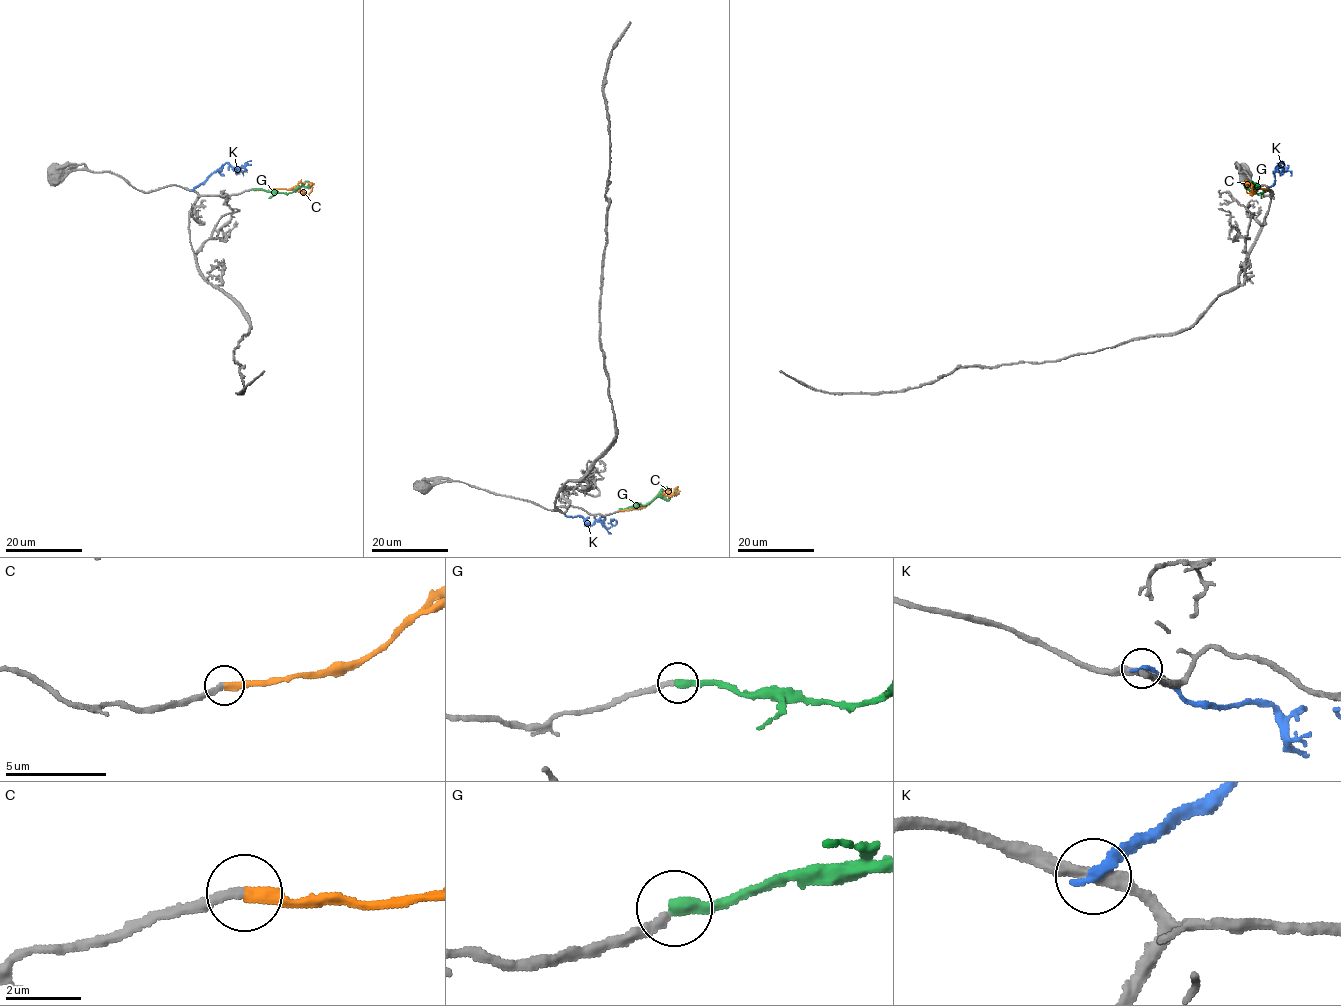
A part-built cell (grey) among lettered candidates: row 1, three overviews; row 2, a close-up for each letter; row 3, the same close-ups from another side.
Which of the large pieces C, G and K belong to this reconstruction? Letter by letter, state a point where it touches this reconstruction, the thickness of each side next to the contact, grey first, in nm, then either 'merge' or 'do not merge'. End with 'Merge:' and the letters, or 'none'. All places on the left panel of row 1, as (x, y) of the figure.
C: contact (253, 189); calibres 260 and 400 nm; merge
G: contact (254, 189); calibres 240 and 380 nm; do not merge
K: contact (191, 190); calibres 300 and 280 nm; do not merge
Merge: C

